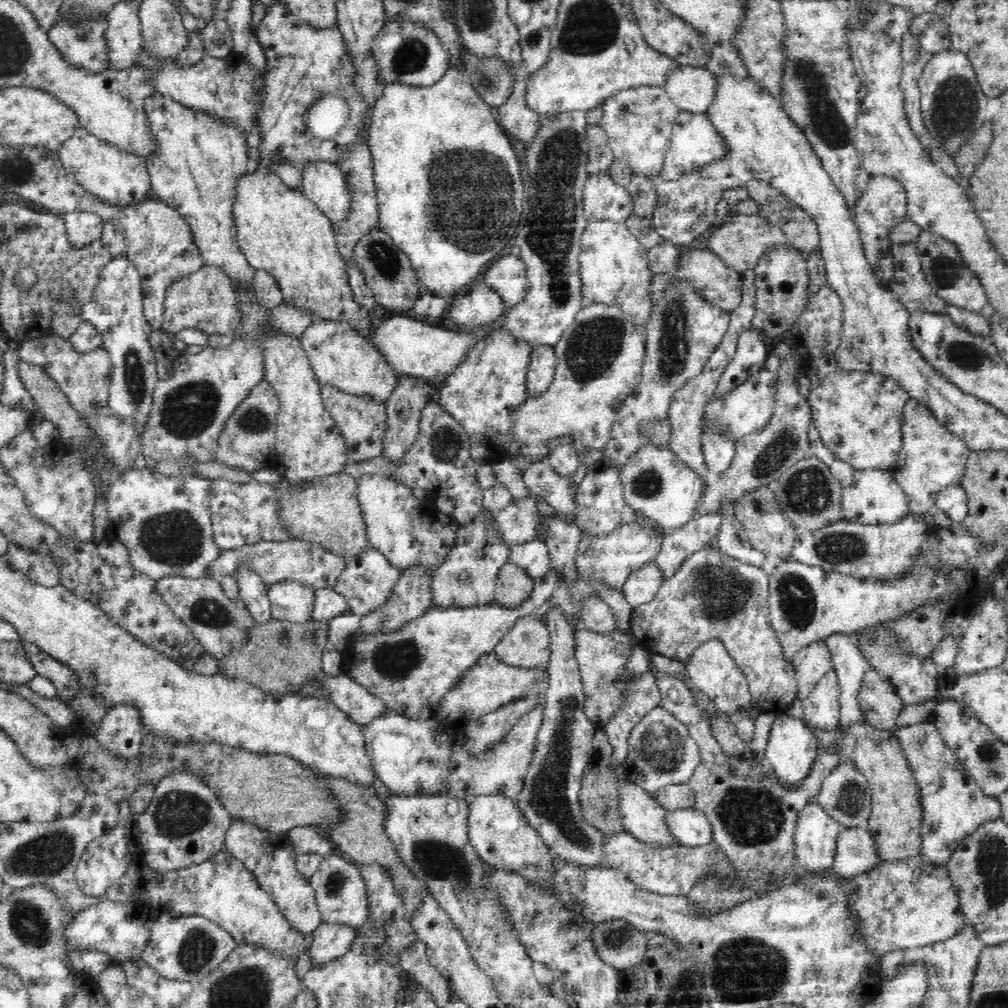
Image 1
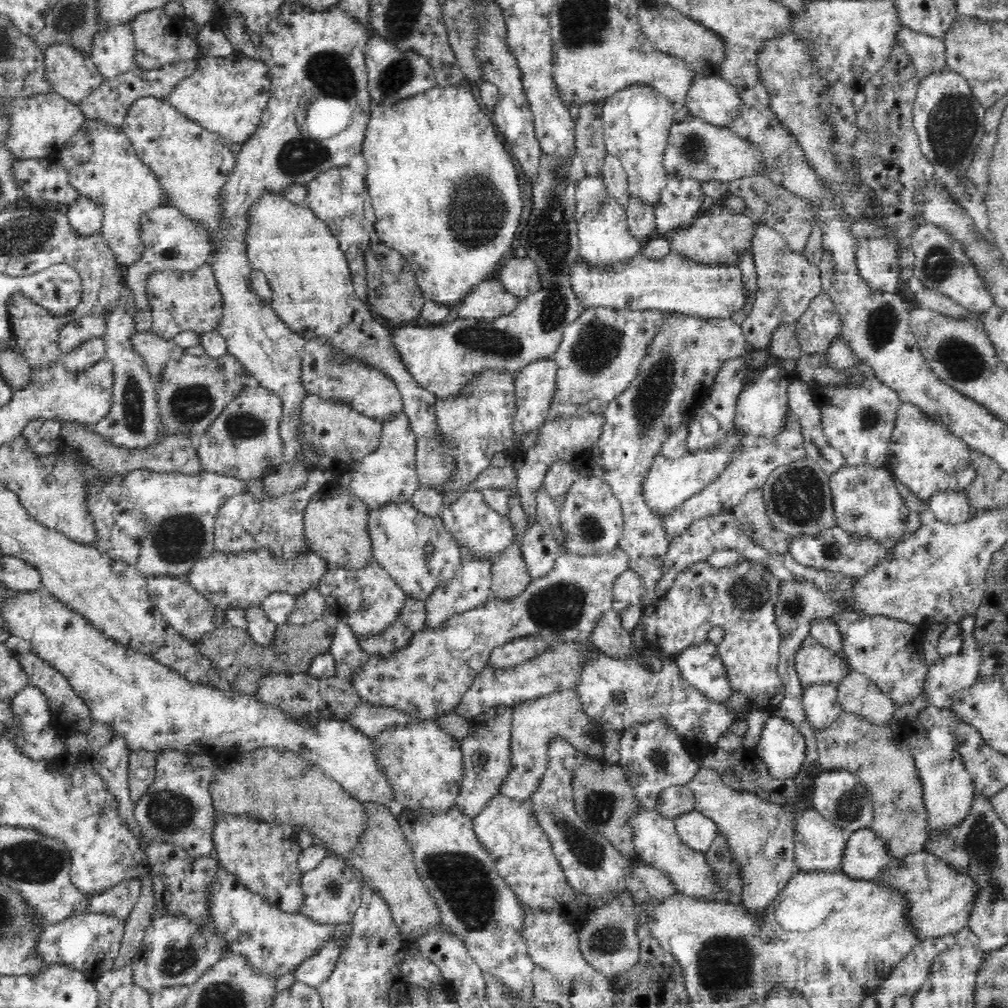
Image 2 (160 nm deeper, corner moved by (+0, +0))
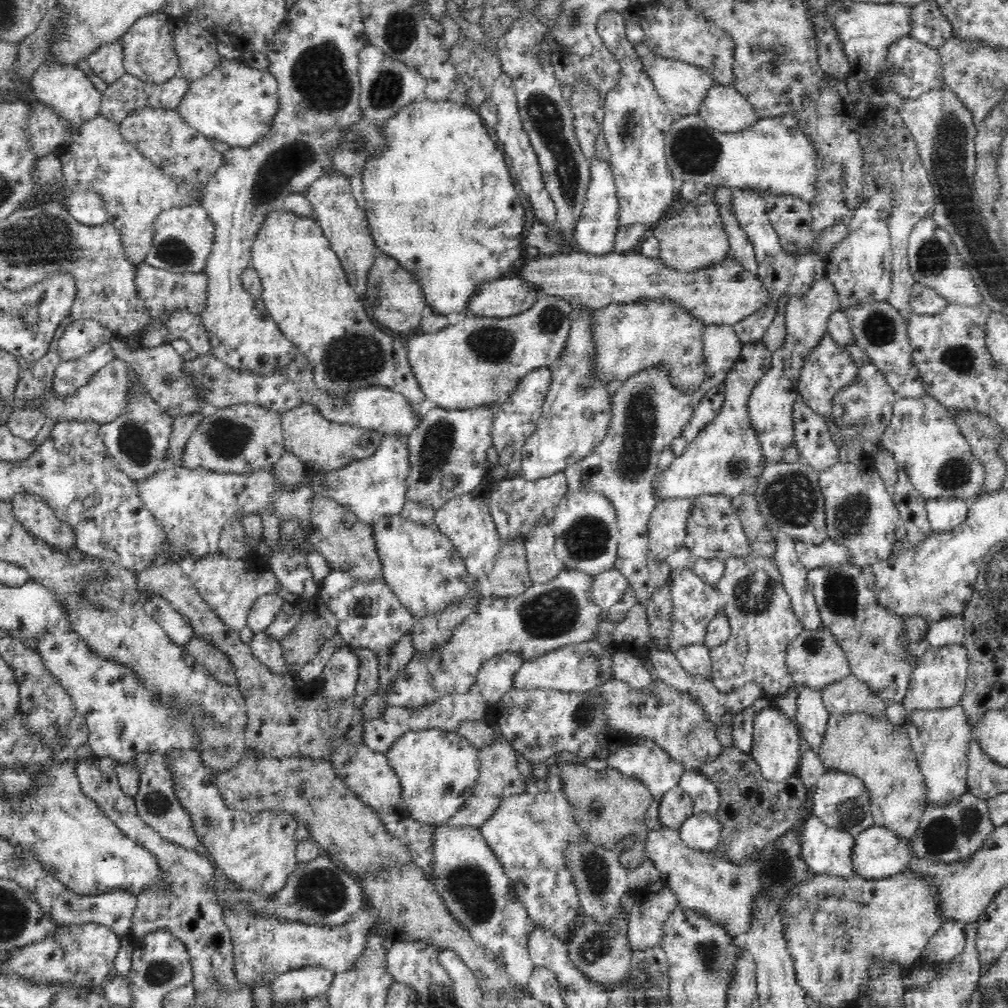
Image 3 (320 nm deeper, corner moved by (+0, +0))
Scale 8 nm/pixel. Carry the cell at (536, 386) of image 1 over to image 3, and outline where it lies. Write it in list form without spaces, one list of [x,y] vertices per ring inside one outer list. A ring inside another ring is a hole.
[[[551,366],[538,367],[523,374],[519,380],[516,390],[510,392],[510,396],[504,399],[497,409],[494,426],[492,426],[492,442],[498,452],[499,465],[508,469],[510,477],[518,472],[521,465],[521,450],[526,439],[536,430],[542,416],[542,406],[553,386],[552,368]]]

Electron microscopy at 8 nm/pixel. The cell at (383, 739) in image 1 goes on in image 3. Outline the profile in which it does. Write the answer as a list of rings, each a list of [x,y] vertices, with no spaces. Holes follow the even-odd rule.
[[[430,729],[406,732],[385,754],[402,790],[403,812],[421,824],[446,823],[472,796],[478,776],[478,750],[456,732]]]

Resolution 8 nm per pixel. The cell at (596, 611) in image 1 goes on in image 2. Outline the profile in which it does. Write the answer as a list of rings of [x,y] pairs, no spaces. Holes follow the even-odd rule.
[[[612,607],[596,619],[588,639],[612,657],[627,657],[630,654],[631,632],[624,628],[622,615]]]

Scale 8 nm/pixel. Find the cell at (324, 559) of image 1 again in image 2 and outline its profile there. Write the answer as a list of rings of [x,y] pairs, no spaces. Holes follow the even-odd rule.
[[[268,547],[255,551],[239,550],[231,553],[214,551],[208,558],[194,564],[188,579],[198,592],[216,605],[227,608],[240,606],[246,610],[250,605],[262,605],[263,600],[275,592],[288,592],[297,595],[310,589],[318,589],[320,580],[330,569],[322,555],[312,550],[295,557],[285,558],[274,555]]]

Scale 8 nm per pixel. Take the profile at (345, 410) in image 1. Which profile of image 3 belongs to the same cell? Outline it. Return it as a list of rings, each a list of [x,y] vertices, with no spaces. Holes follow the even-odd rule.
[[[314,404],[295,406],[283,412],[281,419],[287,450],[295,454],[311,474],[336,470],[349,462],[374,454],[383,437],[374,429],[330,421]]]

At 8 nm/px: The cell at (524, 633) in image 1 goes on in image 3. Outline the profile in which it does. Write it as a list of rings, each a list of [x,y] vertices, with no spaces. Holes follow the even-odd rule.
[[[504,651],[483,662],[475,689],[493,707],[501,696],[511,690],[511,682],[524,659],[520,653]]]

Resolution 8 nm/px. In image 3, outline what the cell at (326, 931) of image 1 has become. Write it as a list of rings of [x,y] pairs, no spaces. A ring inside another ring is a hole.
[[[322,965],[305,966],[281,974],[272,982],[273,1003],[299,1006],[308,998],[324,996],[334,975],[334,971]]]

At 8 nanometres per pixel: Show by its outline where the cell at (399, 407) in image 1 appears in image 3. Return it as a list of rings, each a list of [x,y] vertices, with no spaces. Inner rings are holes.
[[[402,433],[385,434],[374,454],[328,472],[310,475],[313,492],[330,496],[348,506],[360,520],[376,524],[384,515],[398,515],[406,501],[410,476],[410,439]]]

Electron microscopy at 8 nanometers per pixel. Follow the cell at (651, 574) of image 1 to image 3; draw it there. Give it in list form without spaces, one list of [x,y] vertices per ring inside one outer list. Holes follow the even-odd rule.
[[[612,568],[594,575],[592,599],[607,611],[611,606],[622,601],[628,588],[631,588],[631,584],[626,575],[620,569]]]

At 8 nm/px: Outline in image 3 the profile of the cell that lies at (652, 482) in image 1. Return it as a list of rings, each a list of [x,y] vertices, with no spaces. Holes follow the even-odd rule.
[[[763,341],[743,344],[738,360],[732,366],[724,384],[727,385],[727,392],[724,394],[724,406],[718,412],[718,416],[706,428],[700,430],[700,434],[688,446],[686,450],[670,463],[664,470],[659,472],[659,477],[655,482],[655,497],[666,501],[672,499],[683,499],[702,496],[702,494],[725,494],[731,497],[739,494],[751,492],[758,482],[760,476],[759,464],[763,459],[763,450],[758,440],[757,434],[750,426],[747,417],[747,398],[750,397],[752,390],[764,377],[766,371],[771,367],[773,352]]]

